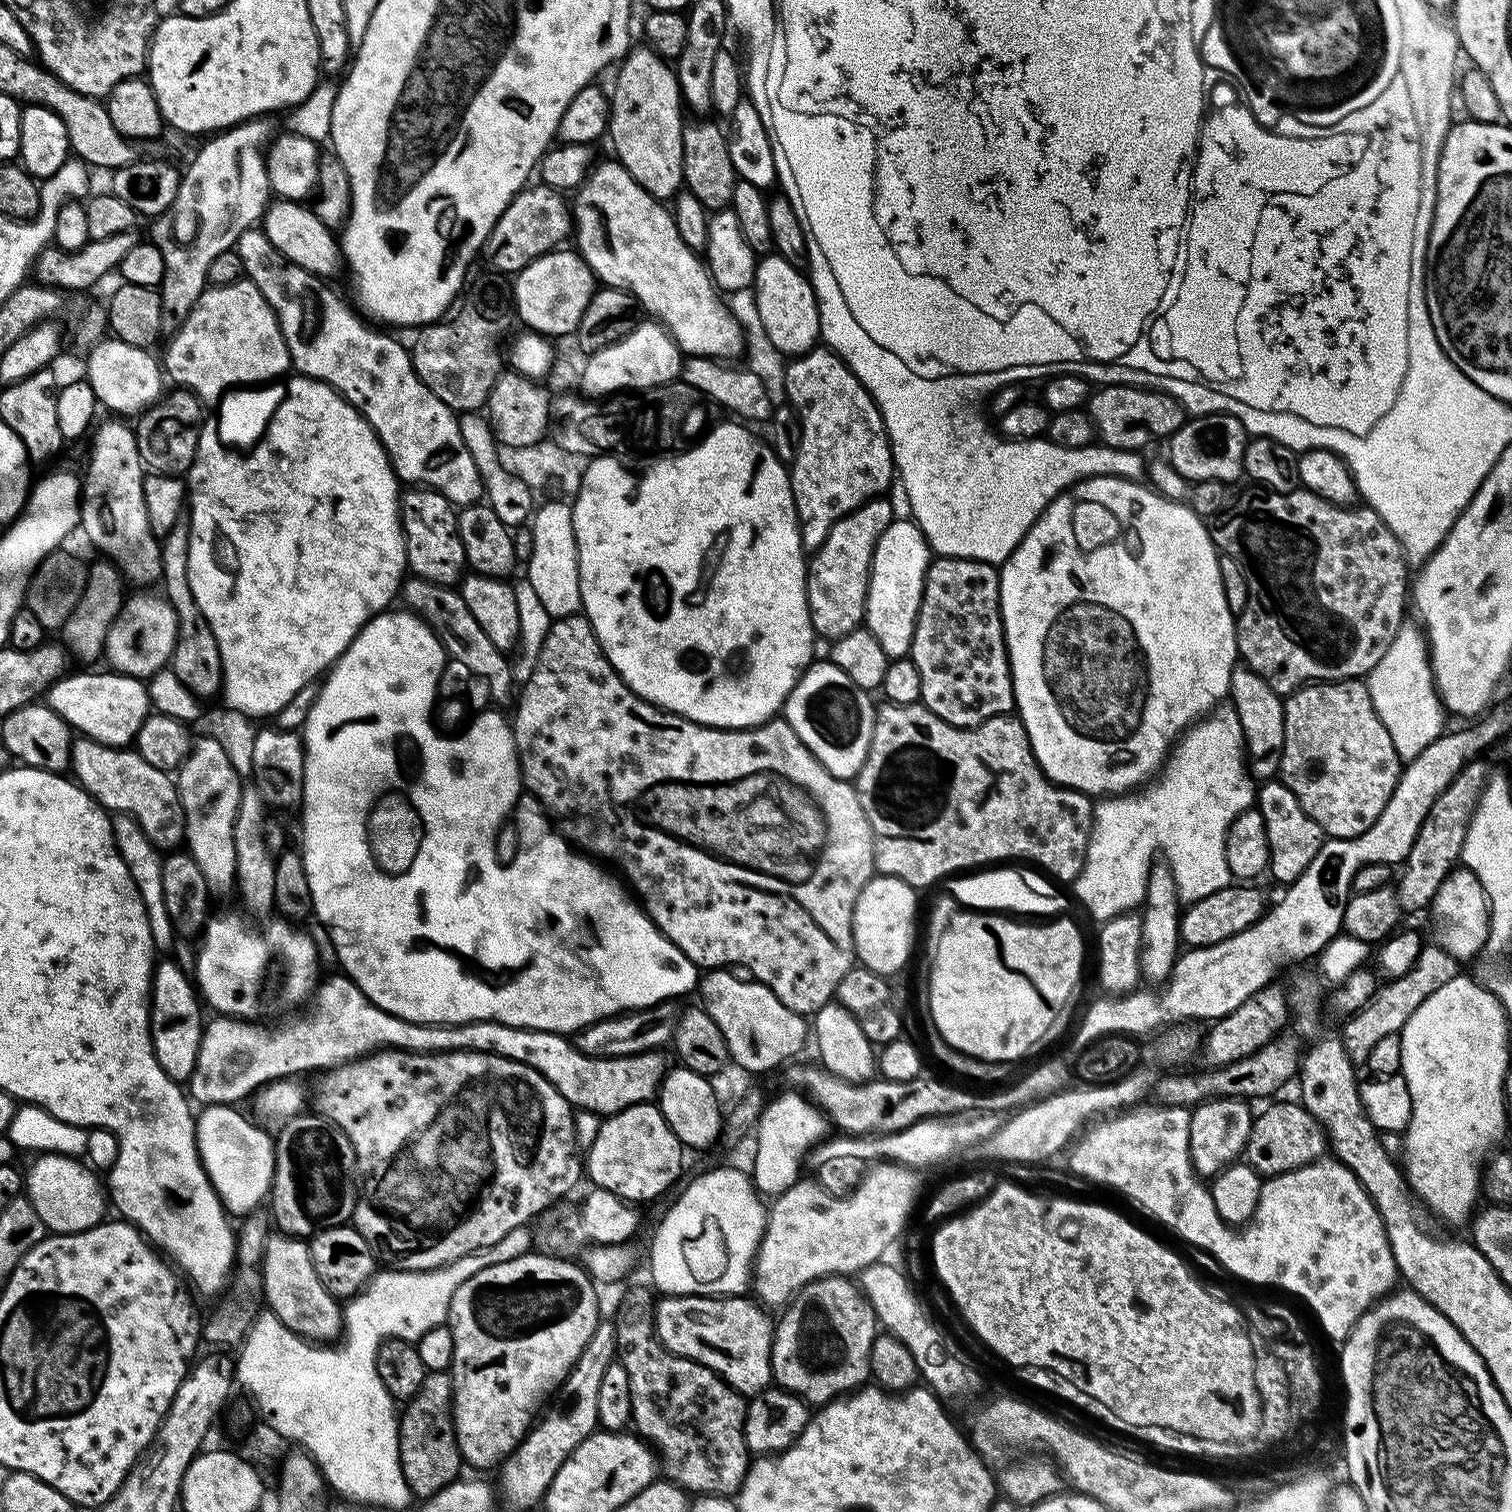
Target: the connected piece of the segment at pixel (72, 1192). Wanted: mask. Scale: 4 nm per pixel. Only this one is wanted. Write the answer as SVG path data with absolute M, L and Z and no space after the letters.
M40 1154L33 1160L36 1161L32 1169L26 1172L26 1195L38 1210L49 1233L85 1232L105 1219L106 1188L100 1185L96 1177L99 1175L87 1163L61 1154Z

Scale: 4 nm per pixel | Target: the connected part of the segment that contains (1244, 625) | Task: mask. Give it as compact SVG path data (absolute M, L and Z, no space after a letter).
M1264 490L1259 494L1244 496L1232 509L1221 511L1215 517L1216 525L1210 528L1212 543L1240 567L1248 587L1244 609L1235 617L1239 659L1254 674L1266 678L1281 698L1317 682L1367 677L1406 624L1404 604L1406 608L1410 600L1410 564L1399 538L1367 506L1332 504L1307 490Z

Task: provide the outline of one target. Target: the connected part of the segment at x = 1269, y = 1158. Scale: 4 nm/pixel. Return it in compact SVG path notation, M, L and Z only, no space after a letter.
M1284 1100L1255 1113L1250 1136L1244 1147L1246 1162L1261 1177L1299 1173L1306 1165L1319 1161L1326 1152L1326 1133L1303 1104Z

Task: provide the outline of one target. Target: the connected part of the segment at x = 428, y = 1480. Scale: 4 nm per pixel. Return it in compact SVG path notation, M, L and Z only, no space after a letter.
M451 1371L429 1372L417 1396L403 1405L399 1421L400 1465L417 1497L427 1498L438 1494L438 1490L461 1479L462 1457L456 1437Z

